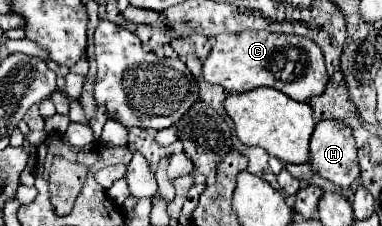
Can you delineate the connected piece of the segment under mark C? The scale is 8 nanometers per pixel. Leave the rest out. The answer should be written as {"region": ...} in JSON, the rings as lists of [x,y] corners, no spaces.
{"region":[[[243,31],[231,35],[217,35],[213,49],[203,61],[203,79],[221,85],[229,93],[245,93],[255,87],[273,87],[295,101],[307,101],[311,95],[323,93],[327,85],[327,71],[323,53],[307,37],[279,35],[269,31]]]}

